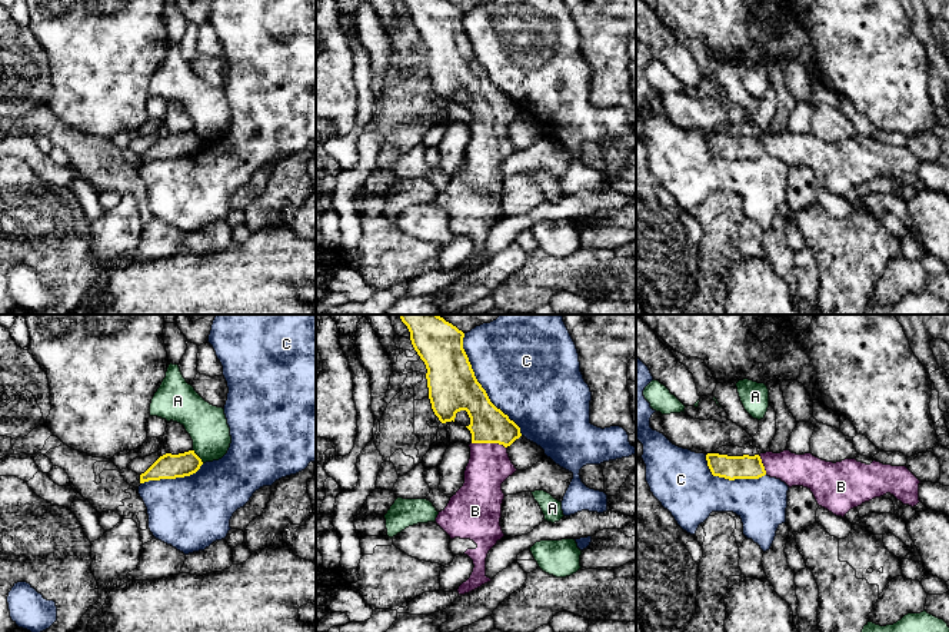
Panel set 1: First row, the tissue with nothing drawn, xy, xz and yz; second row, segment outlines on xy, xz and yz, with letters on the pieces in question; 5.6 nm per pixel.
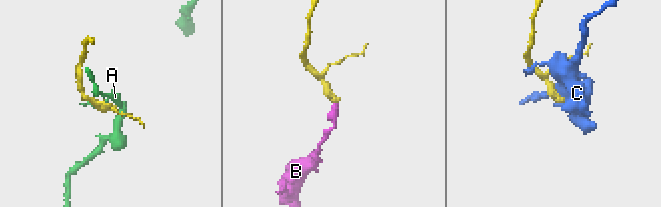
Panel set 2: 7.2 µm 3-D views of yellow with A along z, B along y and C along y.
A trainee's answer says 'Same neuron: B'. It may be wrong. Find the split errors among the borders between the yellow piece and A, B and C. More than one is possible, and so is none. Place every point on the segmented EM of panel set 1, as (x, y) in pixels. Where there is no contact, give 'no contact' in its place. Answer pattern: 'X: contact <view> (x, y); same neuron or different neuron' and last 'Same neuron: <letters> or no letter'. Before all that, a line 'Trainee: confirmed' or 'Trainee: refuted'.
Trainee: confirmed
A: contact xy (197, 456); different neuron
B: contact xz (489, 442); same neuron
C: contact xz (480, 385); different neuron
Same neuron: B

